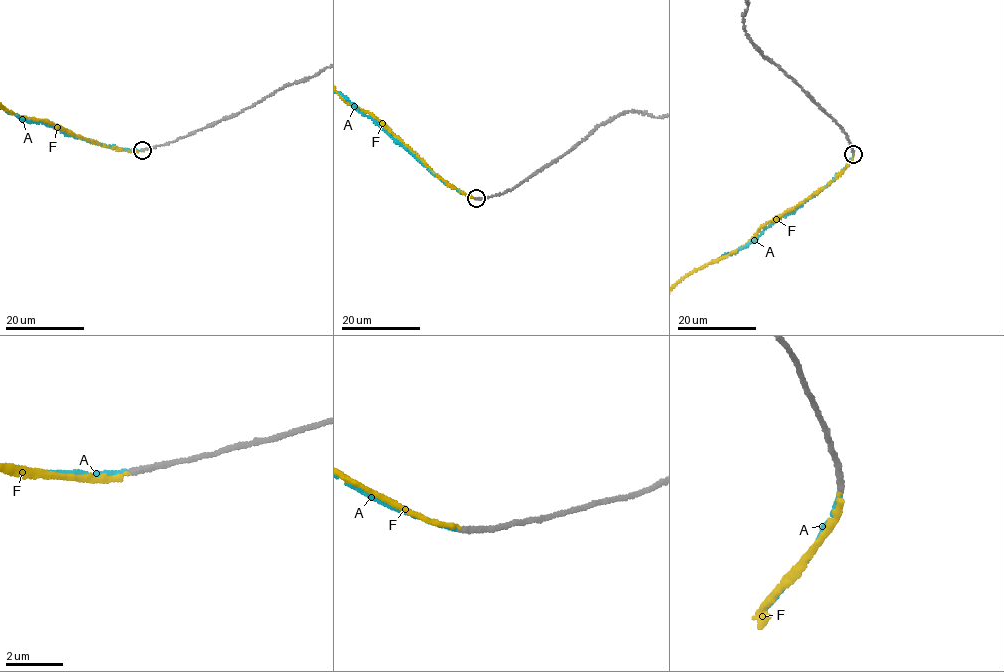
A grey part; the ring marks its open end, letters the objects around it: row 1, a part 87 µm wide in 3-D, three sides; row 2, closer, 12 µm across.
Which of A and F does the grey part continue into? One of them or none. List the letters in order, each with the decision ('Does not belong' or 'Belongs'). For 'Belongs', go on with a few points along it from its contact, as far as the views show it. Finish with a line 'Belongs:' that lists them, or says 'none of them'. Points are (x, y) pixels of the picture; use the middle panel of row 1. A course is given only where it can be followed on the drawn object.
A: Belongs
F: Does not belong
Belongs: A

